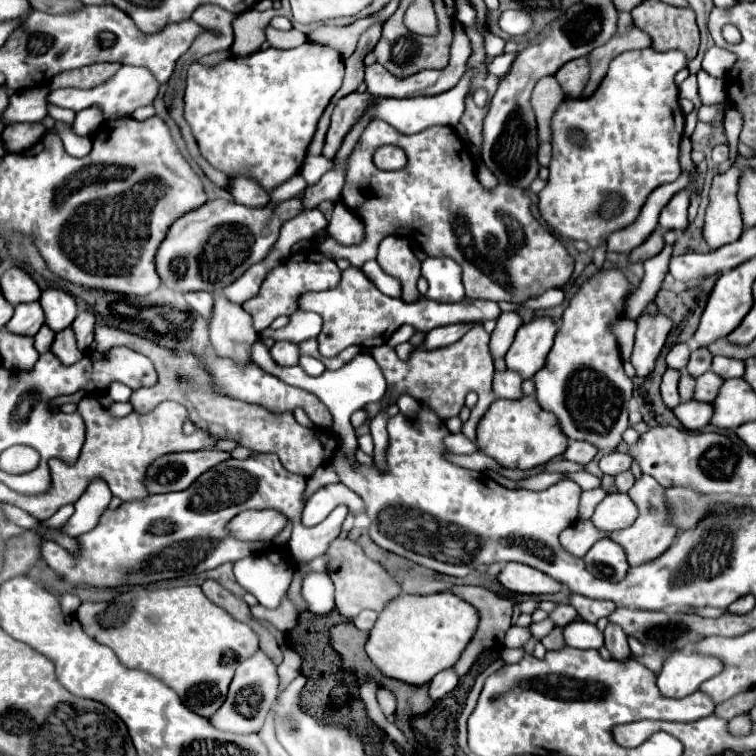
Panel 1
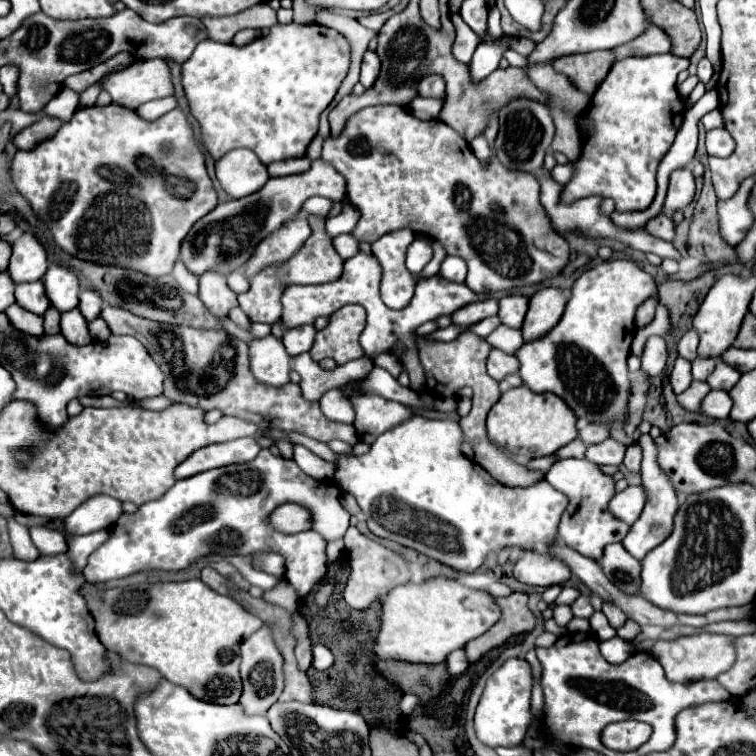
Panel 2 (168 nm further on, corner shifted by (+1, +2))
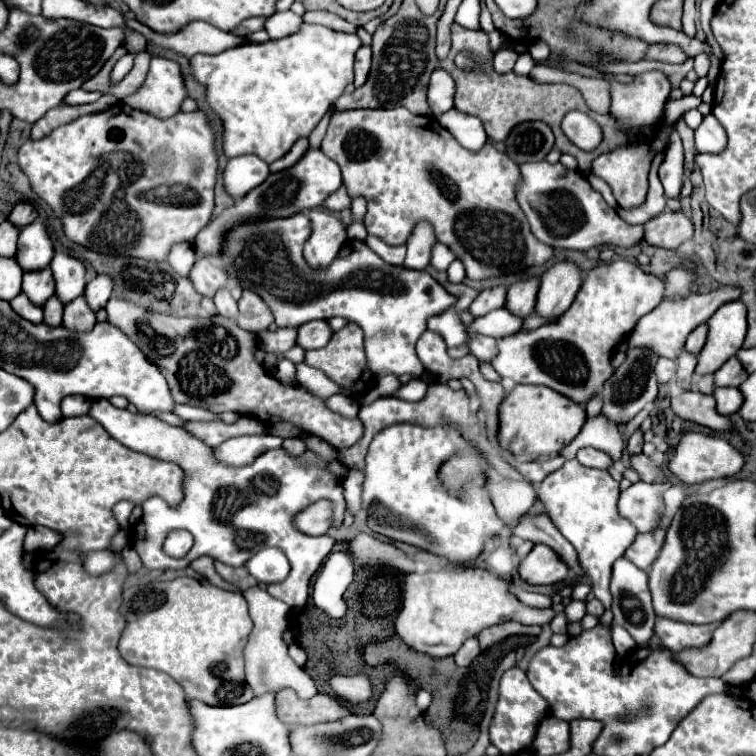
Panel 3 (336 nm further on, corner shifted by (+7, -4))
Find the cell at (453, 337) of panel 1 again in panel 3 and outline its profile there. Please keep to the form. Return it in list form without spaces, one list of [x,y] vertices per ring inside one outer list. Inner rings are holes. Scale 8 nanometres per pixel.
[[[499,285],[499,287],[493,287],[493,289],[485,289],[477,295],[477,299],[471,303],[469,311],[475,315],[475,317],[481,317],[481,315],[487,315],[489,311],[493,309],[499,309],[505,305],[505,295],[507,295],[507,287],[505,285]]]

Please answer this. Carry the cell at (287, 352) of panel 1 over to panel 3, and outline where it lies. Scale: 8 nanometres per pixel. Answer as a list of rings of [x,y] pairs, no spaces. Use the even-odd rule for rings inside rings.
[[[319,319],[315,323],[305,323],[303,327],[299,327],[297,345],[301,345],[303,349],[319,349],[331,341],[331,335],[333,329],[325,319]]]

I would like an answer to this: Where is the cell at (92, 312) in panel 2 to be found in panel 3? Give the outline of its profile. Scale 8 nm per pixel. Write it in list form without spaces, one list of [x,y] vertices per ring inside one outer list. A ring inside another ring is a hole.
[[[95,275],[87,287],[85,287],[85,299],[93,311],[99,311],[105,307],[113,291],[113,283],[109,275]]]

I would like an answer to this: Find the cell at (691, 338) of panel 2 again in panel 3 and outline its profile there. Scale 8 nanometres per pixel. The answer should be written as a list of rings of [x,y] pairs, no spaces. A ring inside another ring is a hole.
[[[703,323],[703,325],[699,325],[699,327],[695,327],[693,331],[691,331],[691,335],[687,337],[687,351],[689,353],[699,353],[701,349],[703,349],[703,345],[705,345],[705,341],[707,341],[707,325]]]

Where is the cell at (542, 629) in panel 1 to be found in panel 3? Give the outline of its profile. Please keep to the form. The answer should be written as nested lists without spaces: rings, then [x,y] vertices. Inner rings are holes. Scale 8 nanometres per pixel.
[[[571,601],[571,603],[565,607],[567,619],[569,619],[569,621],[581,621],[581,619],[585,617],[585,613],[587,613],[585,605],[587,605],[585,601]]]

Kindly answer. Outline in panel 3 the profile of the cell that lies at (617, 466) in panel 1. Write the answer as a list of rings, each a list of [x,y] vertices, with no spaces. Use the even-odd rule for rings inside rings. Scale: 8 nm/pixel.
[[[593,447],[579,449],[575,457],[585,467],[597,467],[597,469],[609,469],[611,467],[611,459],[607,459],[607,455],[603,451],[597,451]]]

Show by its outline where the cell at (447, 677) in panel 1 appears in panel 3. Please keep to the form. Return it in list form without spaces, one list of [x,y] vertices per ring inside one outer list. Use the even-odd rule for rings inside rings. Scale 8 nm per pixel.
[[[473,637],[473,639],[467,639],[463,643],[463,647],[455,653],[455,663],[459,667],[469,667],[471,661],[481,653],[481,647],[479,647],[479,639]]]

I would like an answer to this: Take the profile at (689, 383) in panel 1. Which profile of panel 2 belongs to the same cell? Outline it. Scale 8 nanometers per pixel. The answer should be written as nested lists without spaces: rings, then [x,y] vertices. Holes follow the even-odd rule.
[[[693,381],[689,389],[685,389],[681,395],[677,395],[677,401],[687,409],[687,411],[699,411],[699,403],[703,397],[709,393],[709,385],[705,381]]]

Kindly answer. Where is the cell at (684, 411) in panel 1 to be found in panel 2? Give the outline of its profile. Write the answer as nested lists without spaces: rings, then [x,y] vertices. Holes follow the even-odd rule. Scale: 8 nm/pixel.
[[[709,391],[707,397],[701,401],[699,413],[713,419],[727,419],[731,407],[733,407],[733,401],[727,391]]]

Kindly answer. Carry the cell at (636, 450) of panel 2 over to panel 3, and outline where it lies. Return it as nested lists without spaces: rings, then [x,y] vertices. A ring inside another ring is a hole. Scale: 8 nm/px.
[[[635,429],[635,433],[629,437],[629,441],[627,441],[627,451],[631,453],[631,455],[635,455],[635,453],[639,453],[643,449],[643,431],[641,429]]]

